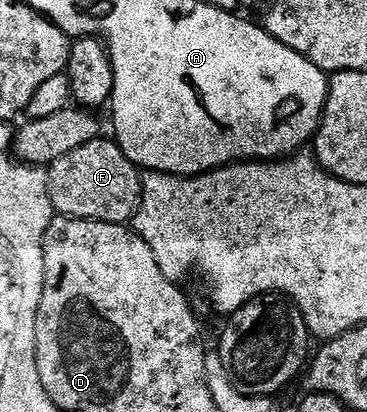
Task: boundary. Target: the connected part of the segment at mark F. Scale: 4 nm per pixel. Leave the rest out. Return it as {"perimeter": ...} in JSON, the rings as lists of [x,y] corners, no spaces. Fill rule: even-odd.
{"perimeter":[[[102,136],[91,140],[91,144],[83,144],[83,148],[75,148],[75,152],[67,152],[67,156],[49,165],[47,171],[51,204],[62,218],[91,218],[95,222],[125,224],[141,208],[142,171],[131,160],[127,160],[112,137]]]}

